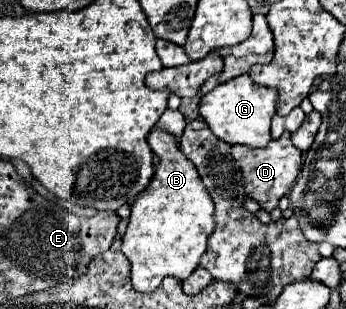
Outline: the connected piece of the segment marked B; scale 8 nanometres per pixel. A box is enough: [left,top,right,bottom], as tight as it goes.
[122,128,214,292]

